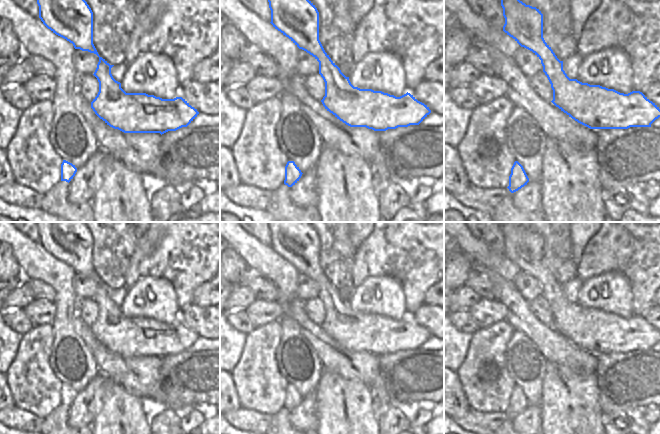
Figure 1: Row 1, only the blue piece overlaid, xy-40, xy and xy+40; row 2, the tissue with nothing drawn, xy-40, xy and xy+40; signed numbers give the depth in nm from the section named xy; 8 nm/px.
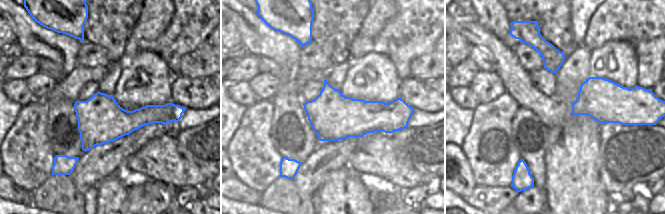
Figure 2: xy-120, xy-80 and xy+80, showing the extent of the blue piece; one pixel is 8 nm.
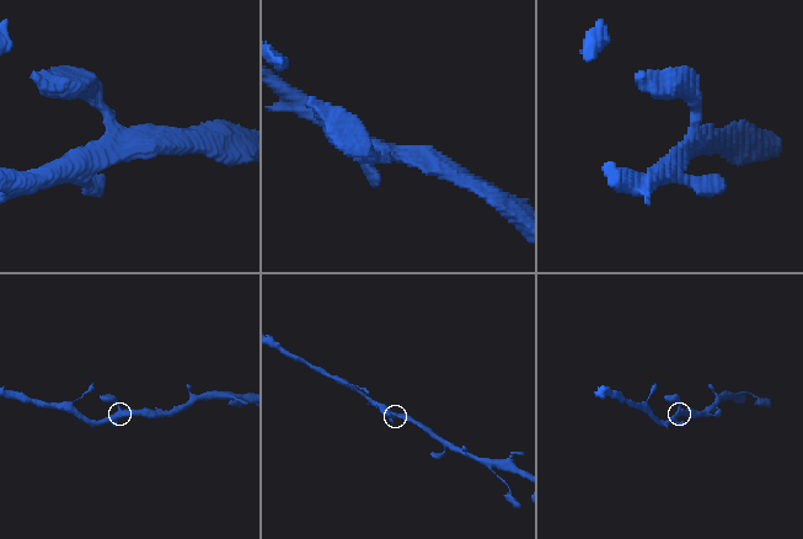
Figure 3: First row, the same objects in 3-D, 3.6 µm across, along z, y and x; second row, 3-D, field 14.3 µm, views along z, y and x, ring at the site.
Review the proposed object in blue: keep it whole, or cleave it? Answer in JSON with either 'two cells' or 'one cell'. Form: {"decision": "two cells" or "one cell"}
{"decision": "one cell"}

